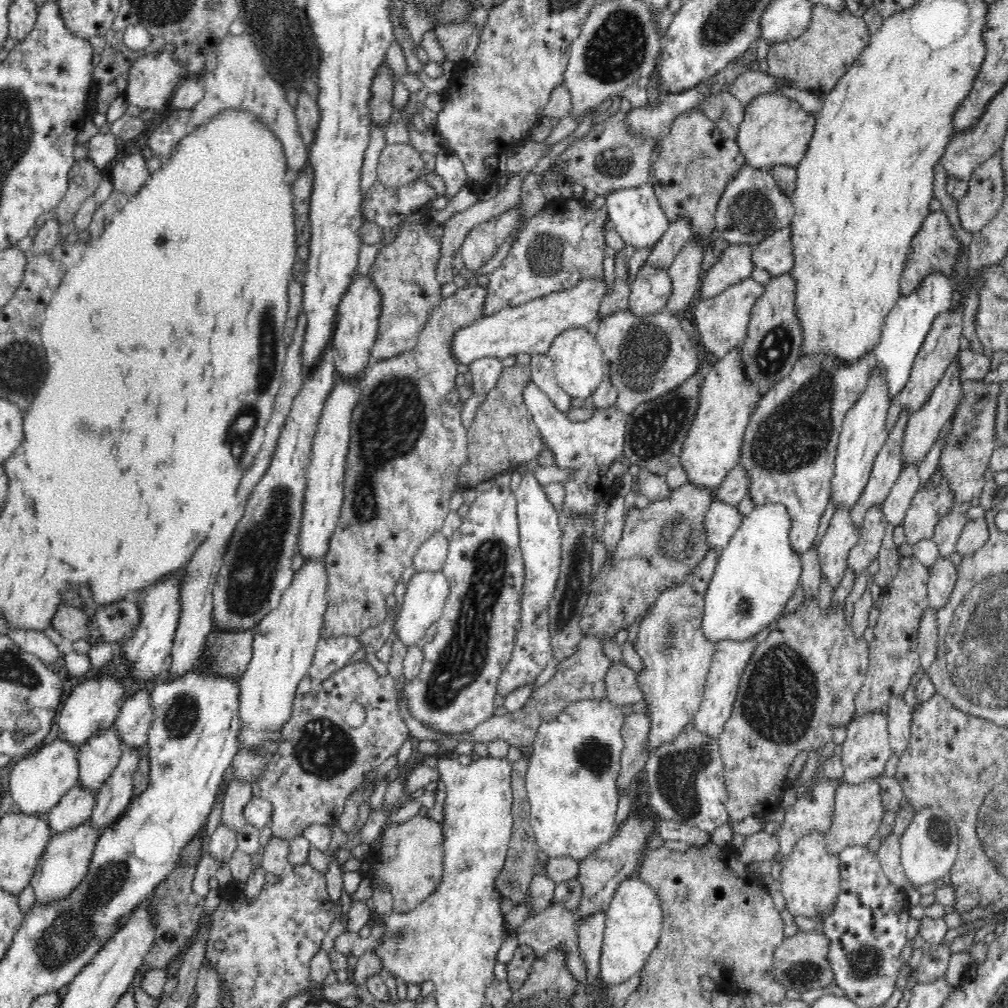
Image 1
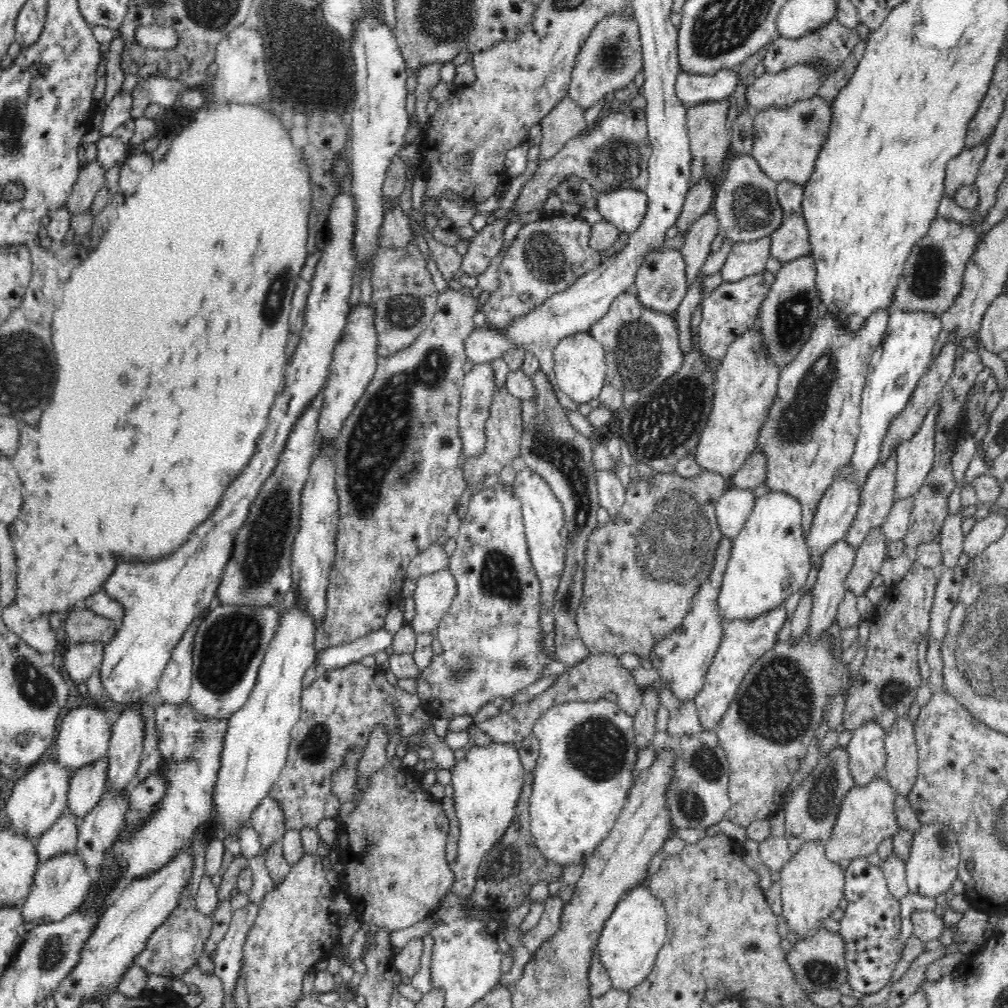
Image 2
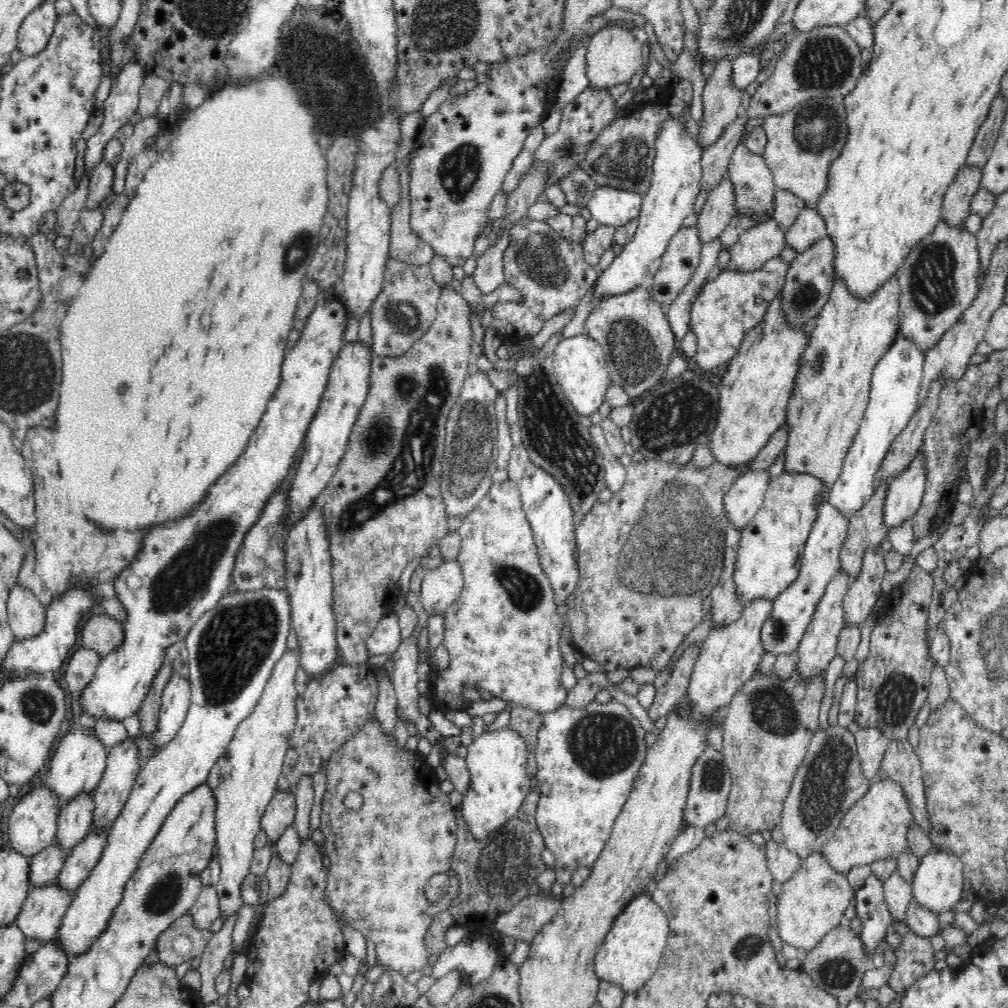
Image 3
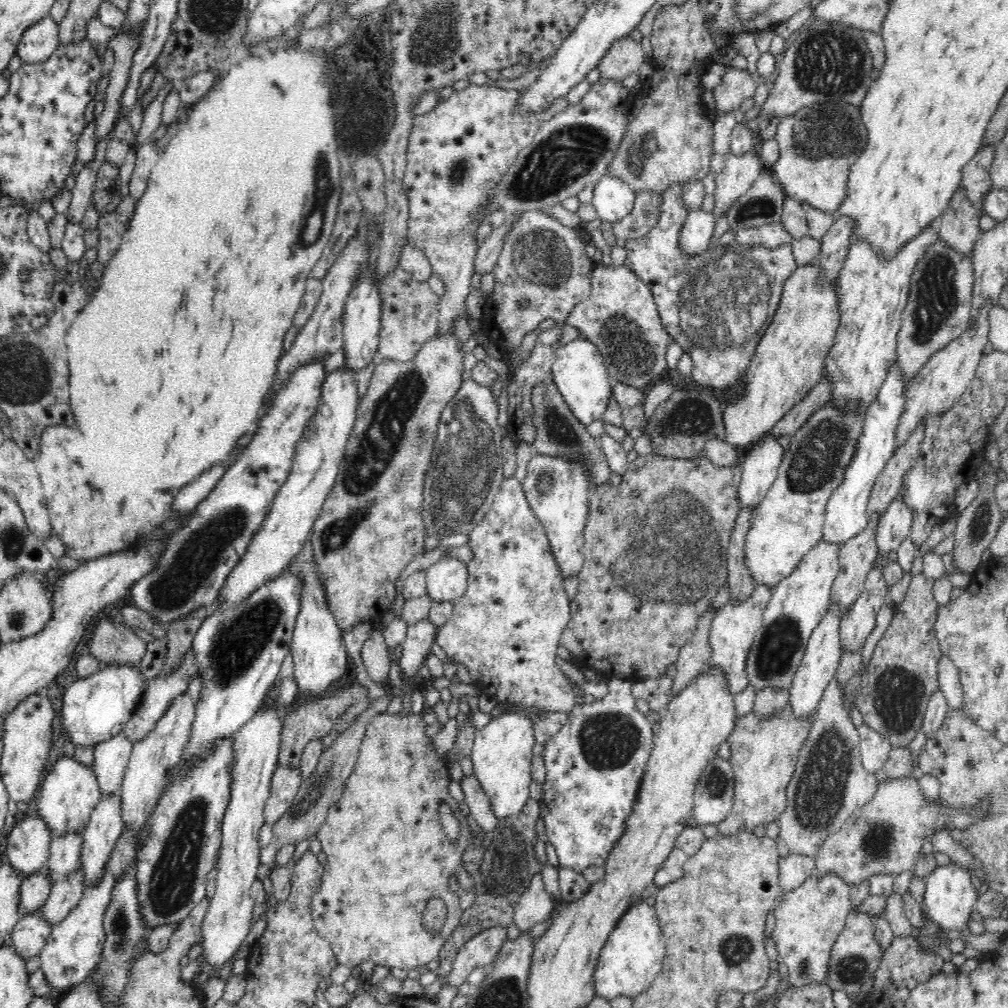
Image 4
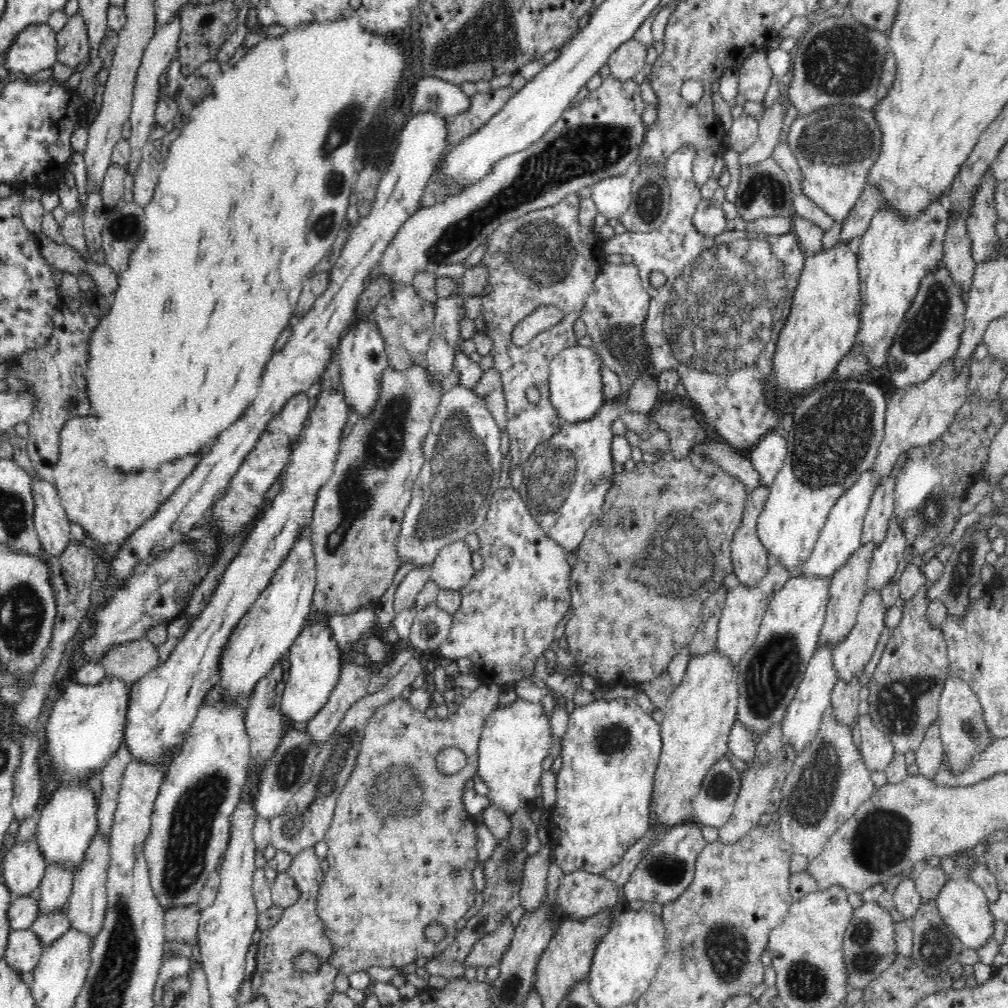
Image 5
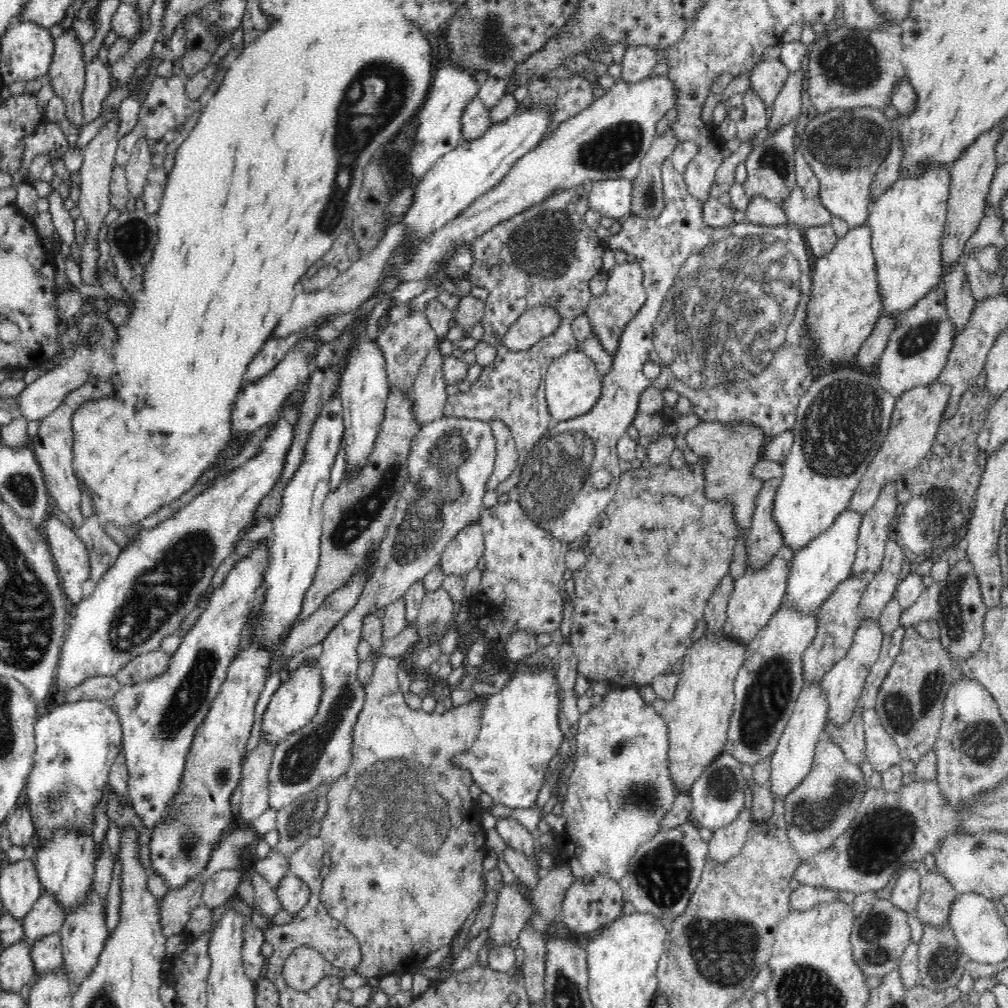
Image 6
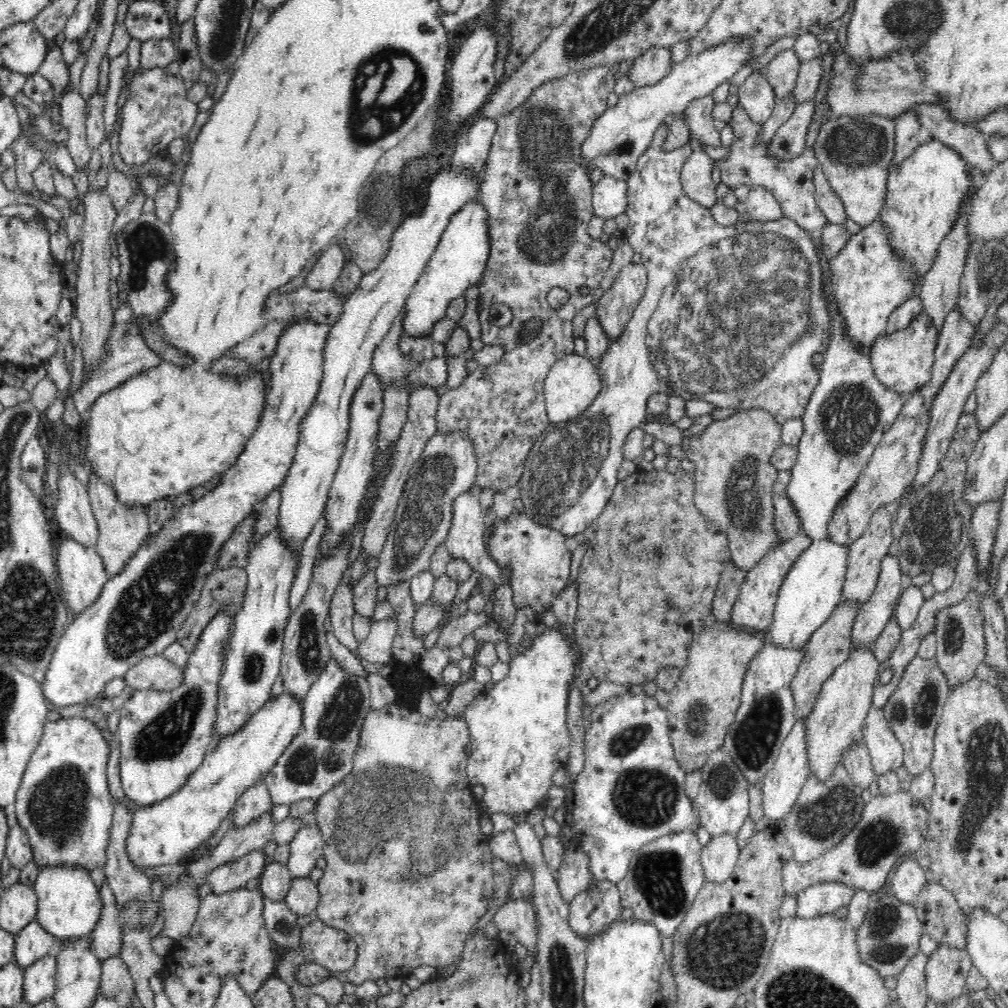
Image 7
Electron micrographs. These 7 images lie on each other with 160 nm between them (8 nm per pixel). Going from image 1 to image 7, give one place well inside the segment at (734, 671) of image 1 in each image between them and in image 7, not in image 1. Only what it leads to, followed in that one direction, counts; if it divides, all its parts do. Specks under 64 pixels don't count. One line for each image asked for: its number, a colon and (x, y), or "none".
2: (743, 642)
3: (730, 654)
4: (734, 627)
5: (742, 615)
6: (757, 595)
7: (754, 608)

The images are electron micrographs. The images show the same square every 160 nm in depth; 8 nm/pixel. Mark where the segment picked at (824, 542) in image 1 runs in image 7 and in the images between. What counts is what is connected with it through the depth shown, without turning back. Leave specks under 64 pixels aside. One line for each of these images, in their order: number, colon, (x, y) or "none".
2: (828, 591)
3: (818, 646)
4: (819, 664)
5: (800, 724)
6: (791, 762)
7: (783, 783)

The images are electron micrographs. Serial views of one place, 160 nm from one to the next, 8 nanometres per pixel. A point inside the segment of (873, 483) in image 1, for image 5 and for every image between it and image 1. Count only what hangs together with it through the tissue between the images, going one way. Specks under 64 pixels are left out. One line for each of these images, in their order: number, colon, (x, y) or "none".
2: (876, 498)
3: (866, 529)
4: (856, 557)
5: (848, 586)

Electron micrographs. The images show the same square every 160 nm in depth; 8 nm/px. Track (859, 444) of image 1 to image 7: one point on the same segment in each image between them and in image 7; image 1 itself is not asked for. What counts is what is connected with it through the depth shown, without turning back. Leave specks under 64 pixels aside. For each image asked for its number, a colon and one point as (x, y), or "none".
2: (835, 512)
3: (793, 608)
4: (798, 603)
5: (769, 674)
6: (770, 680)
7: (766, 714)

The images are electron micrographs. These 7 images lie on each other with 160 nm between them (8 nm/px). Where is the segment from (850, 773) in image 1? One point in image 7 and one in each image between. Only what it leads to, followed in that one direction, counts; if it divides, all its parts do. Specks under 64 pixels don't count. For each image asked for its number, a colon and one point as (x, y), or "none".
2: (867, 755)
3: (871, 743)
4: (875, 749)
5: (877, 750)
6: (881, 750)
7: (886, 751)

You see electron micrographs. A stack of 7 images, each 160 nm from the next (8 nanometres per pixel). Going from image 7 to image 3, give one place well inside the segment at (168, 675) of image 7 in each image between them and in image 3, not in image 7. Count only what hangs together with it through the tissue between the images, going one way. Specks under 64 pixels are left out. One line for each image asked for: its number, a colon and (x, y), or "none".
3: (101, 633)
4: (111, 643)
5: (130, 661)
6: (150, 664)

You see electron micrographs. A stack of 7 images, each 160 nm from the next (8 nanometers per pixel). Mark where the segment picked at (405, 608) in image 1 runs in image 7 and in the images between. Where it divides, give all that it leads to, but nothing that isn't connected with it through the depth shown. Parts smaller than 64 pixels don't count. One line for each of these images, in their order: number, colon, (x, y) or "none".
2: (433, 595)
3: (440, 587)
4: (447, 579)
5: (452, 568)
6: (460, 556)
7: (465, 540)

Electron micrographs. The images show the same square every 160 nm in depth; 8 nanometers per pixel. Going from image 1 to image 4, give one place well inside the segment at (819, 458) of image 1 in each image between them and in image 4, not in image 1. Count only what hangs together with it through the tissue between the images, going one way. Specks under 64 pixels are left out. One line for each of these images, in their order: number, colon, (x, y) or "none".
2: (811, 430)
3: (830, 395)
4: (872, 292)

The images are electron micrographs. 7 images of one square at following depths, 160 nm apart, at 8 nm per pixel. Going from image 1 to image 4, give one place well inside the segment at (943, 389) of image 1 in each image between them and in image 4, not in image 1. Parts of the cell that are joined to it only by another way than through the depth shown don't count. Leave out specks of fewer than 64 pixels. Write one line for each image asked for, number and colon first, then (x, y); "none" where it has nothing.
2: (915, 458)
3: (904, 493)
4: (895, 524)

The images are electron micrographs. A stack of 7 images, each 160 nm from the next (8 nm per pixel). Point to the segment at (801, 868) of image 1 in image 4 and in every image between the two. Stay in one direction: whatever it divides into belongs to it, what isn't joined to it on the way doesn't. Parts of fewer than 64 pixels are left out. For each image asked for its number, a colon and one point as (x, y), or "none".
2: (812, 886)
3: (813, 901)
4: (809, 919)

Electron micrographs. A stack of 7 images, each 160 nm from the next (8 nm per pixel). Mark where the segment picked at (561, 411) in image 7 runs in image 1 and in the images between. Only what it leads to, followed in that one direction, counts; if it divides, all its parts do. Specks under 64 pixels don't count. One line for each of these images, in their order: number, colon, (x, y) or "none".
1: (576, 356)
2: (579, 367)
3: (580, 366)
4: (578, 370)
5: (575, 382)
6: (572, 385)

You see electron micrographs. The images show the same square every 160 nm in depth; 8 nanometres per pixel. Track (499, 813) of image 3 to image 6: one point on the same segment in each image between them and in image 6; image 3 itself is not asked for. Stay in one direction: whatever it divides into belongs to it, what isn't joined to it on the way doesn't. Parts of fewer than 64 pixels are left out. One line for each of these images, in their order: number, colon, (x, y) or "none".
4: (501, 754)
5: (515, 739)
6: (519, 734)

